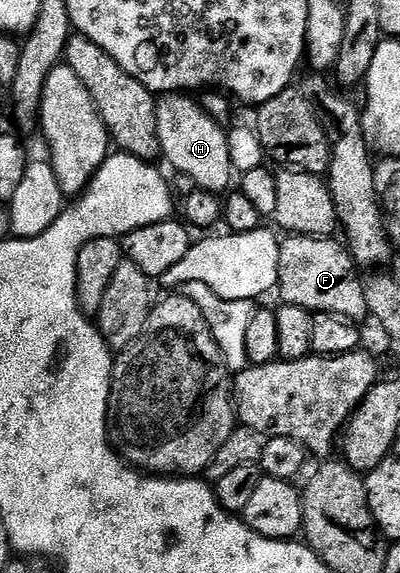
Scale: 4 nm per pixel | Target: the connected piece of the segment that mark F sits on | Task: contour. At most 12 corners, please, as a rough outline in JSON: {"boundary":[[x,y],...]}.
{"boundary":[[280,241],[277,292],[310,312],[368,319],[344,243]]}

